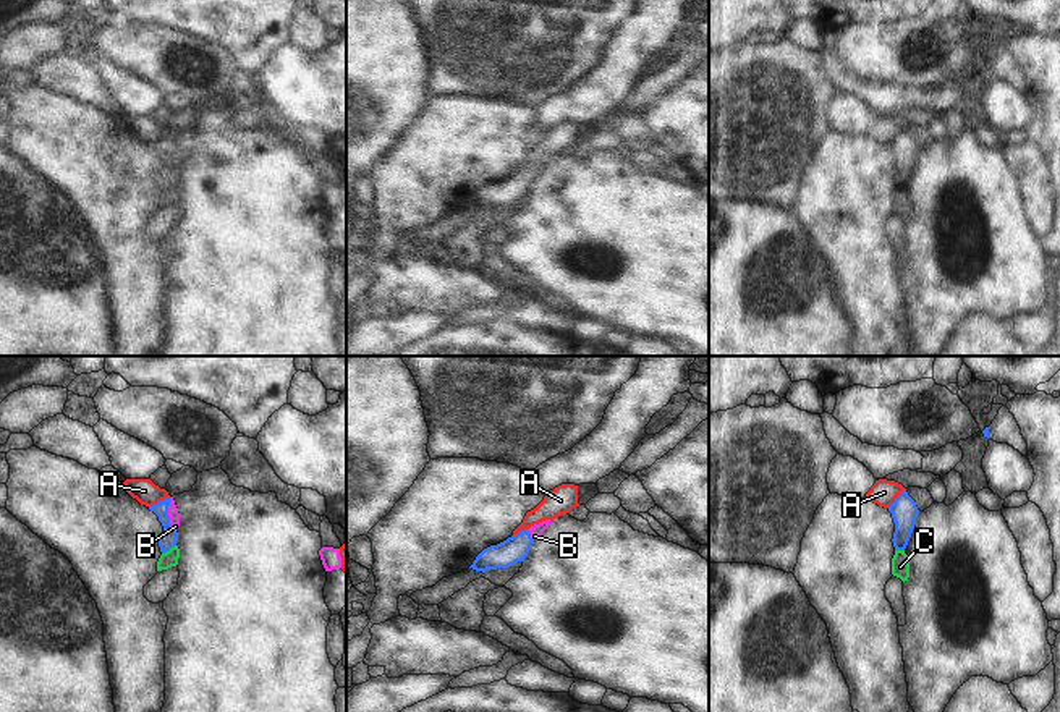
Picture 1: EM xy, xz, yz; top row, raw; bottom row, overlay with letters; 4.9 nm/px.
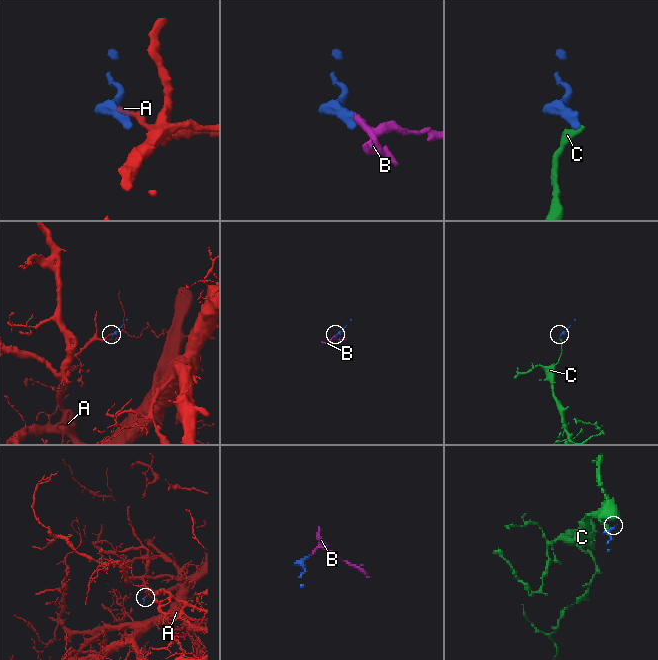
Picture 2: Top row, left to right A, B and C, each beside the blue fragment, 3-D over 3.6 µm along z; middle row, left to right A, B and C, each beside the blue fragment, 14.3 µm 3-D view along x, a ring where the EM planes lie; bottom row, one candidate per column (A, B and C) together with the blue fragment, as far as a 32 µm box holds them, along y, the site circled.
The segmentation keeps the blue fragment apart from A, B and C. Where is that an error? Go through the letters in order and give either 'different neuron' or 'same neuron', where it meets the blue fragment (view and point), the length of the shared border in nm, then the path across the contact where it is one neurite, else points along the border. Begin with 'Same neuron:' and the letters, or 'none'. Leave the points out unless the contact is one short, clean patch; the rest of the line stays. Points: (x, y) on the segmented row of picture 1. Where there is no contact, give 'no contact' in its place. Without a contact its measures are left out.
Same neuron: B
A: different neuron; meets blue in xy at (159, 502); contact 120 nm long; border along xy (169, 495), (149, 507)
B: same neuron; meets blue in xy at (167, 515); contact 180 nm long; runs through xy (169, 538), (167, 515), (173, 513)
C: different neuron; meets blue in xy at (169, 549); contact 90 nm long; border along xy (175, 544), (162, 554)

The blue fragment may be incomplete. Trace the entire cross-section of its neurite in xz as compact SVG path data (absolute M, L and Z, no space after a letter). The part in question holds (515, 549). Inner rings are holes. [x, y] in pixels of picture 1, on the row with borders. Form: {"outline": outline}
{"outline": "M550 519L531 526L507 540L484 549L469 568L485 573L487 570L508 568L524 562L534 540L550 526Z"}

